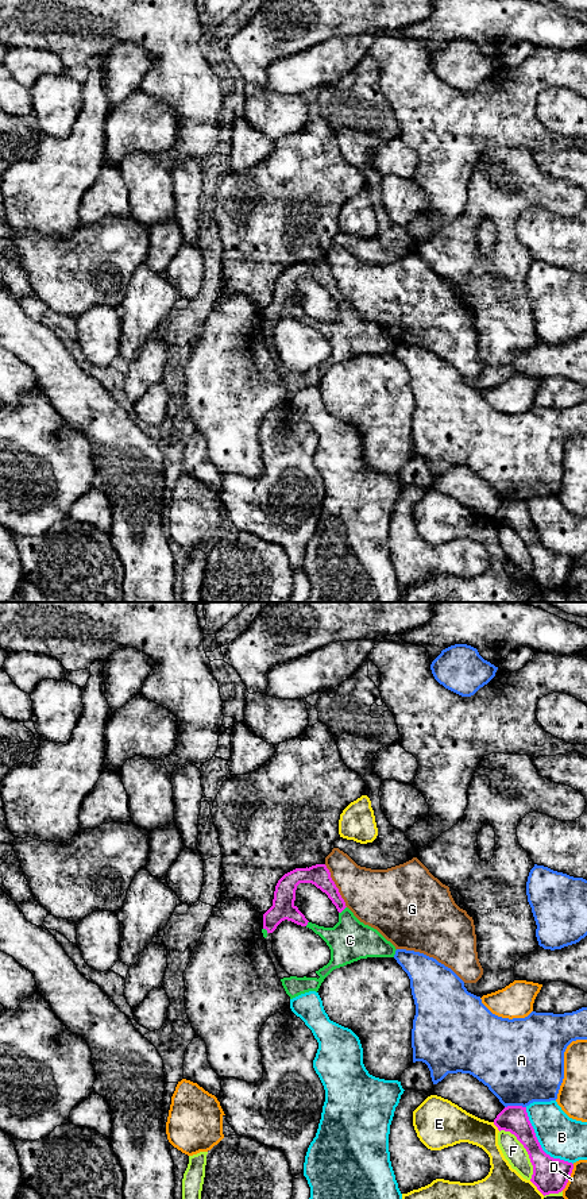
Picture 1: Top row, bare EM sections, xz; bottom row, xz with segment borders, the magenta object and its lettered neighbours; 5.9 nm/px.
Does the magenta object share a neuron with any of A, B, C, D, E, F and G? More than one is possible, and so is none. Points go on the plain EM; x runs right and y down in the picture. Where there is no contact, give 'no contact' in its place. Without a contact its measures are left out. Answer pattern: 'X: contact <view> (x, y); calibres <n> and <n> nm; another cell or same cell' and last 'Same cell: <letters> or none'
A: contact xz (514, 501); calibres 160 and 460 nm; another cell
B: contact xz (539, 539); calibres 220 and 260 nm; another cell
C: contact xz (342, 305); calibres 130 and 260 nm; same cell
D: contact xz (570, 571); calibres 220 and 140 nm; another cell
E: contact xz (495, 520); calibres 160 and 220 nm; another cell
F: contact xz (526, 546); calibres 220 and 130 nm; another cell
G: contact xz (335, 281); calibres 130 and 340 nm; another cell
Same cell: C

